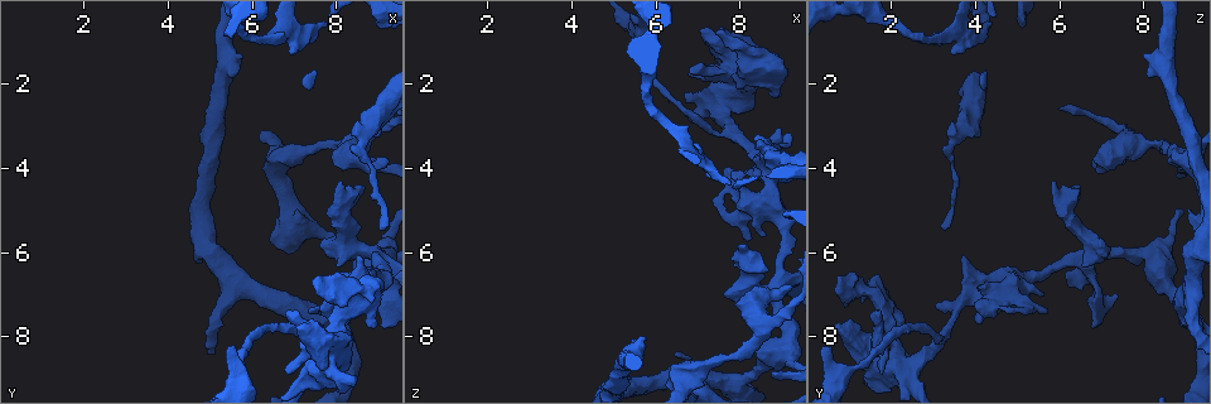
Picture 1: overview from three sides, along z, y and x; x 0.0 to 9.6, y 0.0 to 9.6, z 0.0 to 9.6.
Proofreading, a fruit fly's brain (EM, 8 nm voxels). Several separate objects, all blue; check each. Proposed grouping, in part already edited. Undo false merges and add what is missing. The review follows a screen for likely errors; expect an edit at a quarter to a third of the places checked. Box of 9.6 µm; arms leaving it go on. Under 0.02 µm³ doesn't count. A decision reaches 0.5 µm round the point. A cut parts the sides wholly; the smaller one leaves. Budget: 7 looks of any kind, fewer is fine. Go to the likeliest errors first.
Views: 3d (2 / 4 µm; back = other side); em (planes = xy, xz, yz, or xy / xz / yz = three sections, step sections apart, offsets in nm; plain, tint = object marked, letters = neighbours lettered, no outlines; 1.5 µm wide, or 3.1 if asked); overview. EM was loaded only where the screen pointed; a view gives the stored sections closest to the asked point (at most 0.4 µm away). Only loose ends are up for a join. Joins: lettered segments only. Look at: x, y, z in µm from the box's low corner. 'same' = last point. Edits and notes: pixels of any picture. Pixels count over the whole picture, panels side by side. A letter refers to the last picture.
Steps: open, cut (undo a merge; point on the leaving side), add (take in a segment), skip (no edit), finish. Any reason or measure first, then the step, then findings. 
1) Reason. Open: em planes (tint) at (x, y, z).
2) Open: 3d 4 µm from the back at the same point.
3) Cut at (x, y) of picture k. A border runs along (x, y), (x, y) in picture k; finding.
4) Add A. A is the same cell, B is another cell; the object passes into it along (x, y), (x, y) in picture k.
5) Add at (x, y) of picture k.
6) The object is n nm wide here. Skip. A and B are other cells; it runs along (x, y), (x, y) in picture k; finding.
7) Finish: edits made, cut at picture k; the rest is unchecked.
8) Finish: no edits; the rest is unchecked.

An open end. Open: 3d 2 µm from the back at (8.20, 7.70, 4.05).

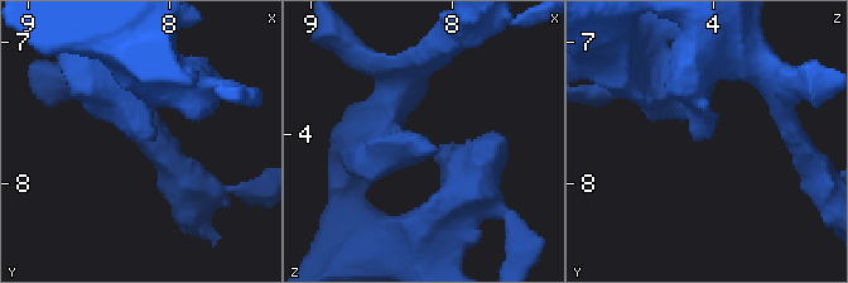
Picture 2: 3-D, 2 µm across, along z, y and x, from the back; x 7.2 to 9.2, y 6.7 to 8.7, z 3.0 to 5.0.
Open: em planes (letters) at (8.14, 7.70, 4.10).

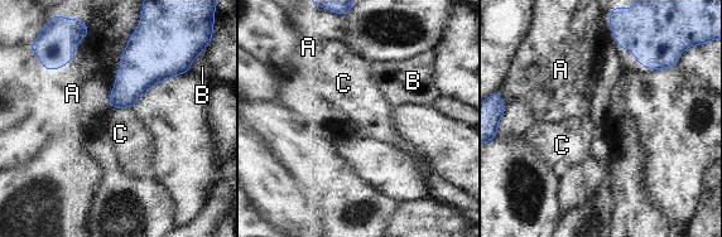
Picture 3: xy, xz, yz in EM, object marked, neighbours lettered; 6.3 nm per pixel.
Skip. A, B and C are other cells; a border runs along (110, 106), (131, 107) in picture 3; no lettered segment goes on from it.

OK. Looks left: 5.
Branch stops here. Open: 3d 4 µm at (8.90, 7.80, 2.25).

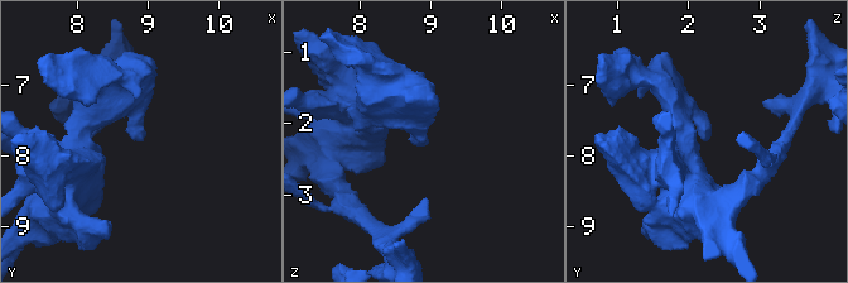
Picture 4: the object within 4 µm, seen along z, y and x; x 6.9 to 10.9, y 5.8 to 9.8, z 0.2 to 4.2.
Open: em xy step 8 (tint) at (8.90, 7.80, 2.25).

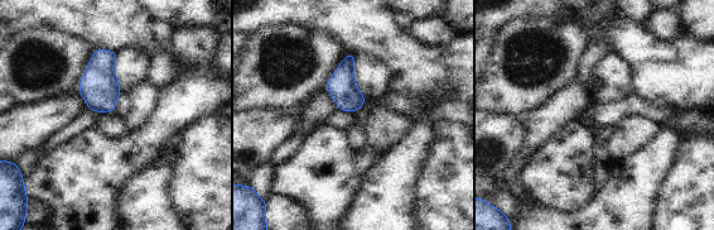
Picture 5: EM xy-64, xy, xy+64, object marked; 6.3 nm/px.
What lies round it. Open: em xy step 8 (letters) at the same point.

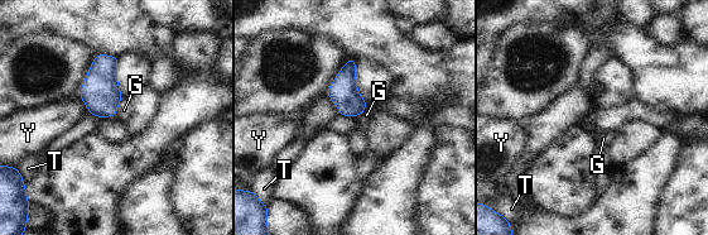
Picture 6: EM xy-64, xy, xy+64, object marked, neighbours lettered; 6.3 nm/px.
The object is 170 nm wide here. Skip. G, T and Y are other cells; a border runs along (360, 114), (342, 116) in picture 6; none of them fits.

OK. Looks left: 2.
Branch stops here. Open: 3d 4 µm at (7.50, 6.50, 0.70).

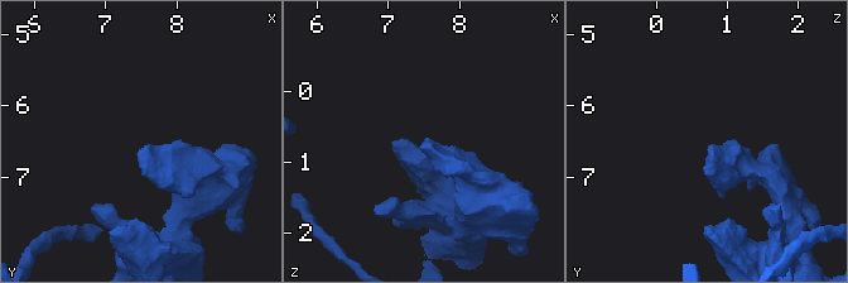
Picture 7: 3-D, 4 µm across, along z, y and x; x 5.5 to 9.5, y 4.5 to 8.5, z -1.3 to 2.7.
Need the tissue. Open: em xz step 8 (letters) at (7.55, 6.60, 0.70).

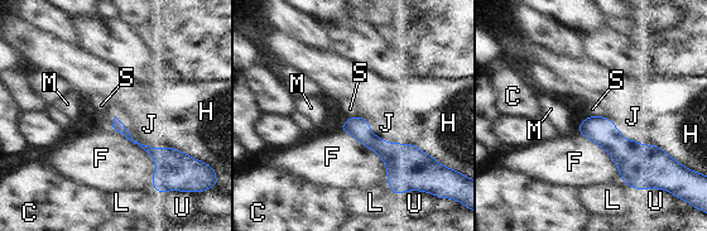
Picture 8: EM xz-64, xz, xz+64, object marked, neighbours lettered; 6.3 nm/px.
Skip. C, F, H, J, L, M, S and U are other cells; a border runs along (357, 115), (349, 118) in picture 8; none of them fits.

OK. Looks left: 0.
Finish: no edits; the rest is unchecked.

